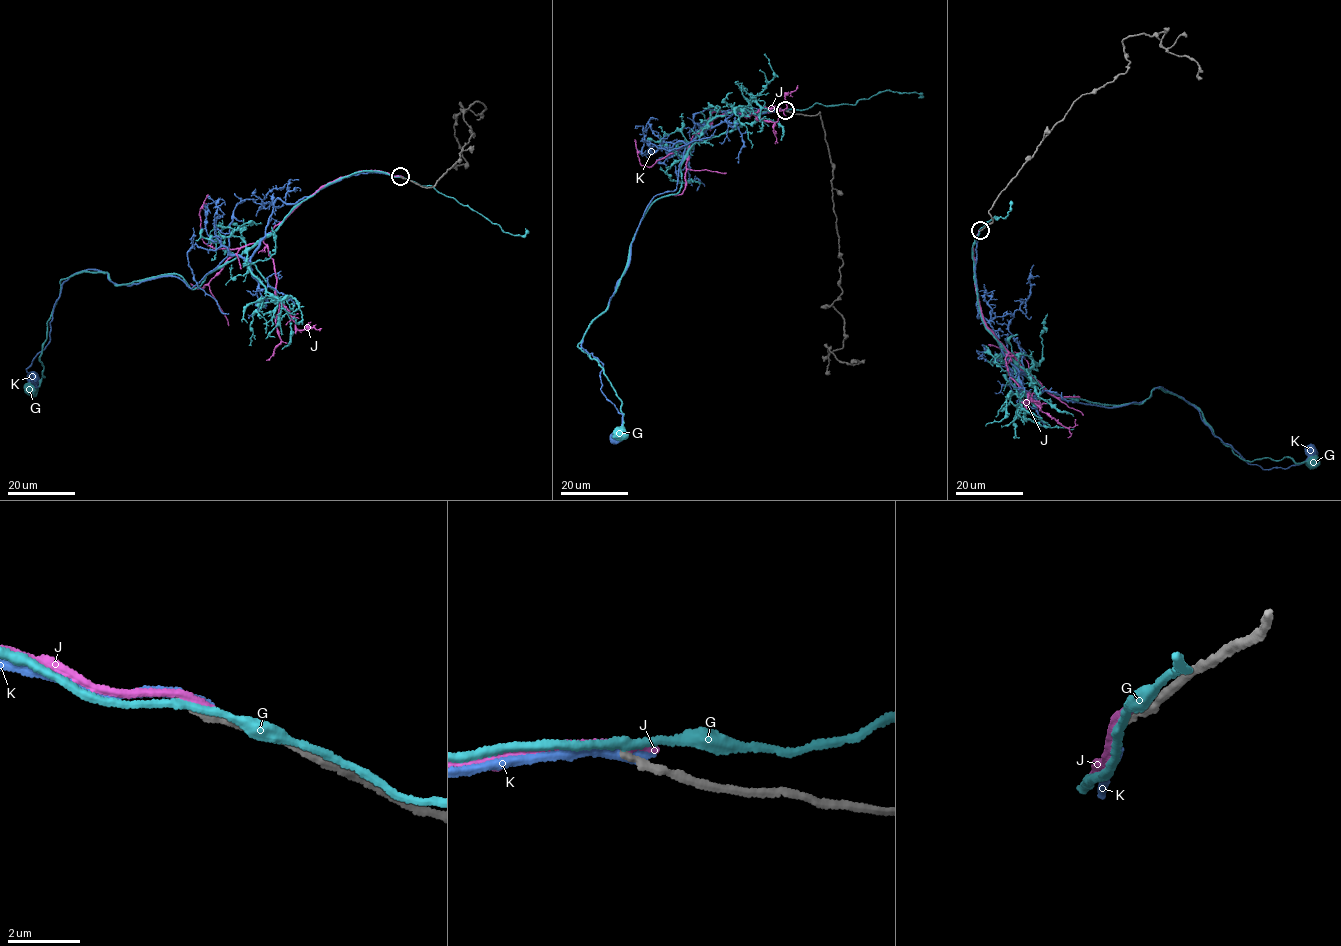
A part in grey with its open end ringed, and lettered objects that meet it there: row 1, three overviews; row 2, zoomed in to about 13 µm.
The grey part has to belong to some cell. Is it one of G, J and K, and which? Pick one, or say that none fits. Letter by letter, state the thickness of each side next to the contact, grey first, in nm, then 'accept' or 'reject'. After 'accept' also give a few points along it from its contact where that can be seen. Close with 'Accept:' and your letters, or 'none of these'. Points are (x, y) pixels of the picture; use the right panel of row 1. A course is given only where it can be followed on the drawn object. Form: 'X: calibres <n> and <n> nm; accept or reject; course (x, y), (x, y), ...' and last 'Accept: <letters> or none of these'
G: calibres 200 and 220 nm; reject
J: calibres 200 and 260 nm; reject
K: calibres 240 and 320 nm; reject
Accept: none of these

